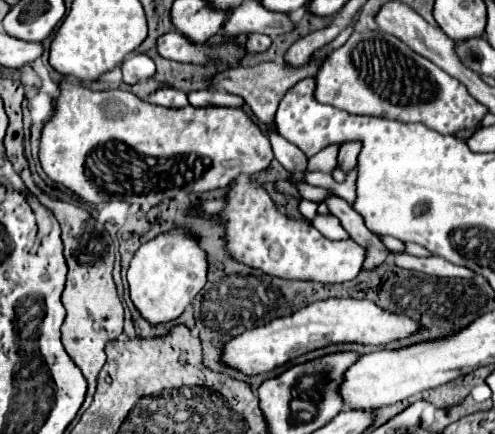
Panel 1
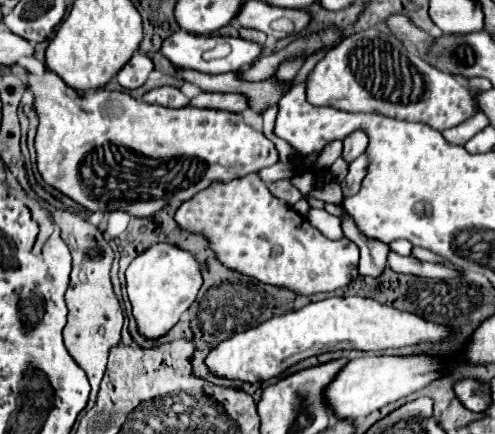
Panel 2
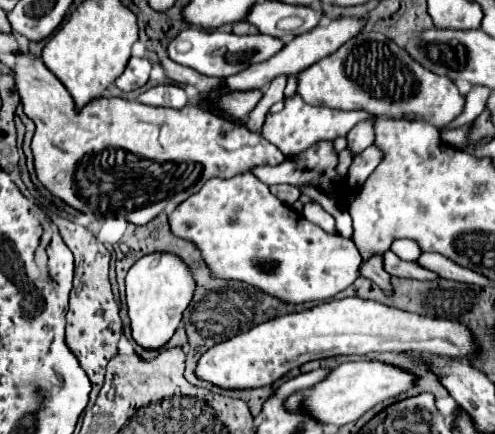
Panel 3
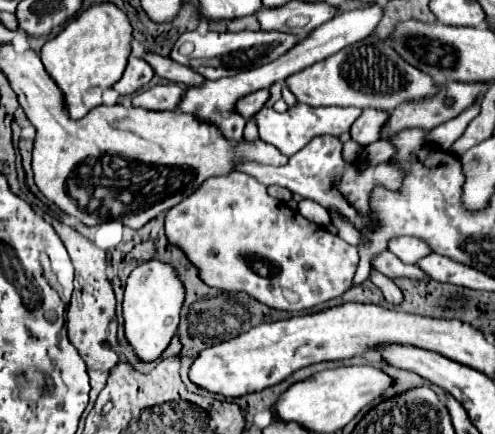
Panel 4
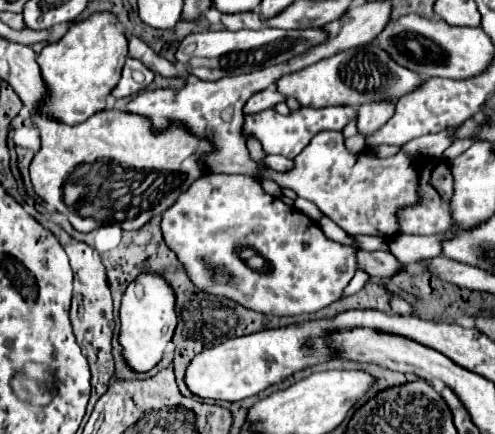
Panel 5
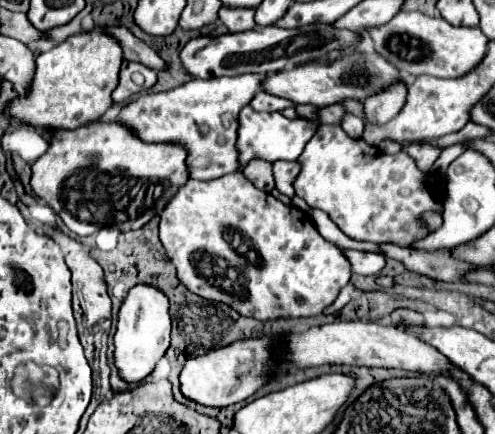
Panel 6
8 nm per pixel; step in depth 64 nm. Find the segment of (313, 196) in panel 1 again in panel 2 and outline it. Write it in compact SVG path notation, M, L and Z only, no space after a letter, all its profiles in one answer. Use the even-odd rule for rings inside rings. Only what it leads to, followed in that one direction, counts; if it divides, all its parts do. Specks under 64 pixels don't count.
M330 182L330 184L326 184L326 186L316 188L310 196L312 196L312 198L318 198L318 200L322 200L322 202L334 202L334 204L340 204L340 202L344 200L342 188L340 188L340 184L336 184L336 182Z

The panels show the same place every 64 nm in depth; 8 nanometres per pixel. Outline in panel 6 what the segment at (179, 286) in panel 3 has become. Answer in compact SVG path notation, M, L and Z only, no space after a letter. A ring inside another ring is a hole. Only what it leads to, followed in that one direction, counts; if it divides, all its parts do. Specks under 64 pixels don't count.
M138 284L134 286L118 314L116 334L114 334L114 364L118 374L128 384L140 384L156 366L156 362L166 354L170 346L170 312L168 298L152 286Z

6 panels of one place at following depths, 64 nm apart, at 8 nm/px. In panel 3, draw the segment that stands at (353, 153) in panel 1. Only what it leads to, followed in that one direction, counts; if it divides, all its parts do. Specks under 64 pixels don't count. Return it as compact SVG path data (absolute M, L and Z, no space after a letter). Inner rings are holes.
M364 120L360 124L356 124L356 128L352 128L348 132L348 148L354 154L360 154L362 150L366 150L368 146L374 144L374 132L372 132L372 120Z

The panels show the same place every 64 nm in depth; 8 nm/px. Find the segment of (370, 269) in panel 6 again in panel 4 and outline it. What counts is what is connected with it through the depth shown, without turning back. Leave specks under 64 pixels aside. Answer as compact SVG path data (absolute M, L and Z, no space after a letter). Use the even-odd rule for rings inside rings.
M384 250L380 254L376 254L372 260L370 260L370 266L374 270L378 270L380 274L388 276L388 278L416 278L416 280L422 280L426 274L418 268L418 266L412 266L412 264L404 264L400 262L390 250Z

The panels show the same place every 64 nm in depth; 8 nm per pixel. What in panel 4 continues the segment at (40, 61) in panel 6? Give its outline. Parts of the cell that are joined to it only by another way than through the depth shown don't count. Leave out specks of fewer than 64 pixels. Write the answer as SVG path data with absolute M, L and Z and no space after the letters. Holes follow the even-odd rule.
M96 4L78 14L76 20L72 20L72 24L68 24L60 36L44 44L40 60L48 76L52 76L60 88L68 116L72 120L80 120L92 108L100 106L102 92L120 80L130 56L130 42L132 26L128 16L114 4Z

